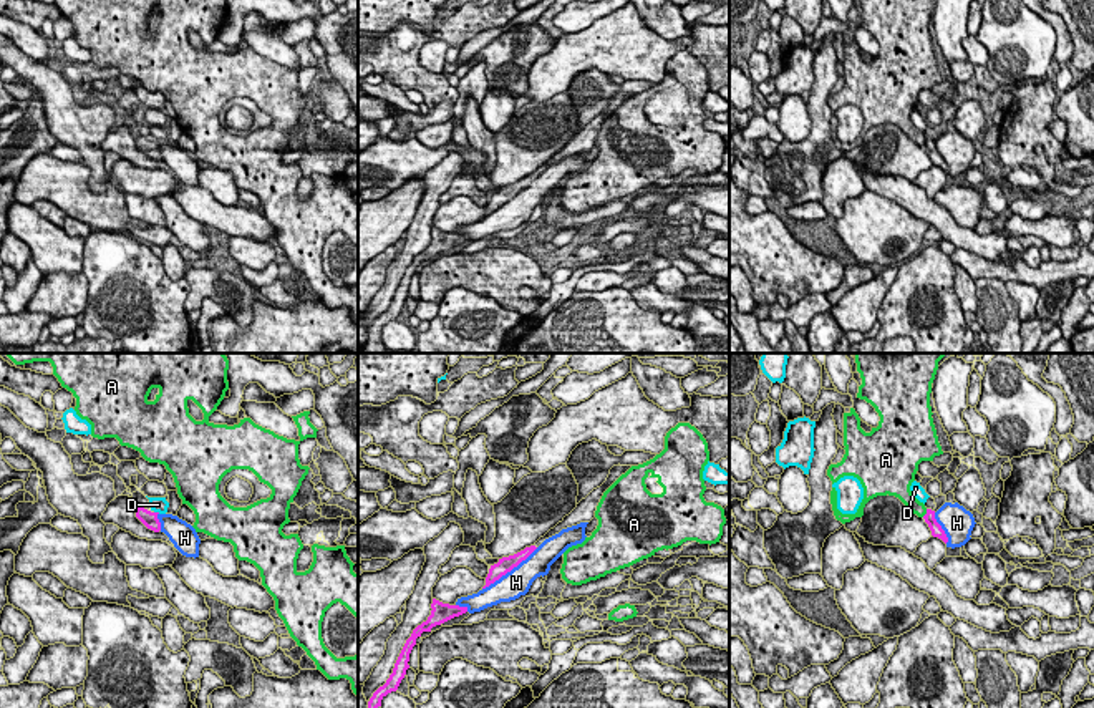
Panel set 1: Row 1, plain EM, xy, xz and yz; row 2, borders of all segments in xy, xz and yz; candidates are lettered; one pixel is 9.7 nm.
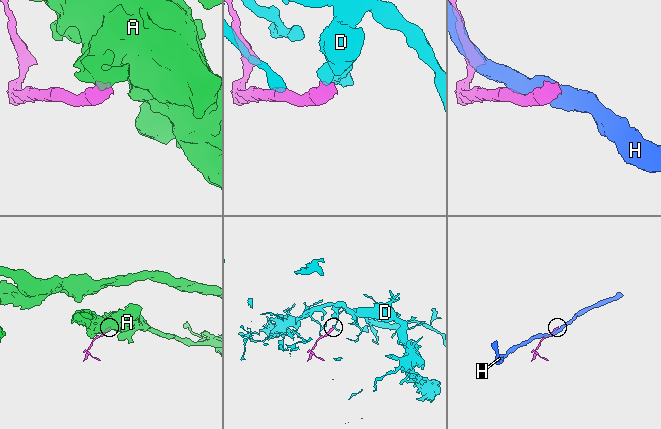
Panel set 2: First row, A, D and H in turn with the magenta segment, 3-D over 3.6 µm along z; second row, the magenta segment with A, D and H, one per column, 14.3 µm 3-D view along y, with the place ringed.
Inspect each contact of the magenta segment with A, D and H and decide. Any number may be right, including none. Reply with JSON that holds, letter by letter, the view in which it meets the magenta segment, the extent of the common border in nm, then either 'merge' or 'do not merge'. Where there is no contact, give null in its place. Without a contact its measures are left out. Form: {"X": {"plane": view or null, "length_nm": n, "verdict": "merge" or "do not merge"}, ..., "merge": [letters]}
{"A": {"plane": "yz", "length_nm": 100, "verdict": "do not merge"}, "D": {"plane": "xy", "length_nm": 70, "verdict": "do not merge"}, "H": {"plane": "xz", "length_nm": 700, "verdict": "do not merge"}, "merge": []}

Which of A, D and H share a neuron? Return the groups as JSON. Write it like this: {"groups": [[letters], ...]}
{"groups": [["A"], ["D"], ["H"]]}

